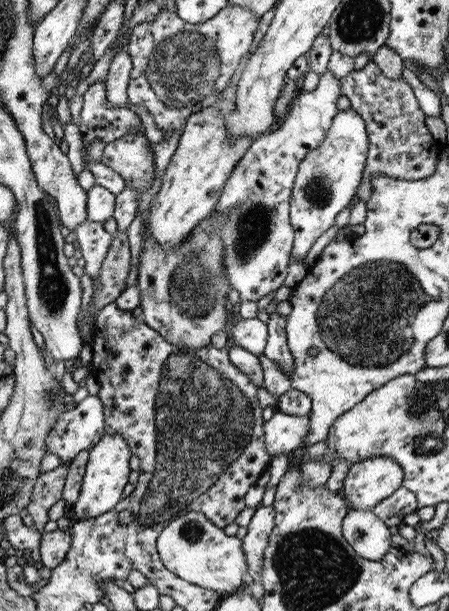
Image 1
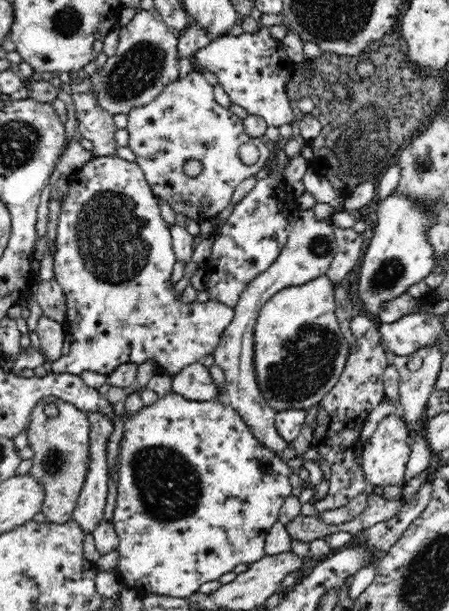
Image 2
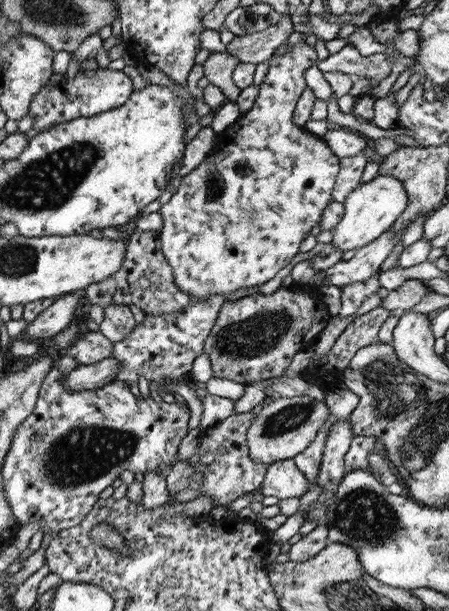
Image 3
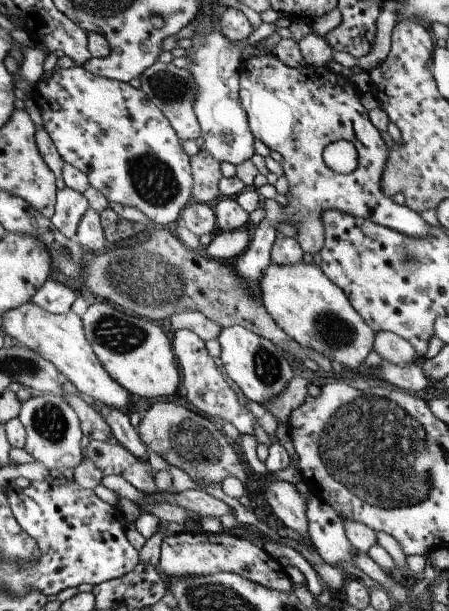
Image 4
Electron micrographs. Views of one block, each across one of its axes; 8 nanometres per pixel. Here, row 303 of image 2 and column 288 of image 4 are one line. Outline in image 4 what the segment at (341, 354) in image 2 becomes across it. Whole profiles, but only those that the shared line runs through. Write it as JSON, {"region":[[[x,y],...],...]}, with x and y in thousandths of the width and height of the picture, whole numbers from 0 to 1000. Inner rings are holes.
{"region":[[[599,424],[577,458],[572,488],[604,524],[648,556],[702,573],[735,591],[755,592],[764,601],[800,602],[829,573],[833,540],[800,520],[766,478],[719,448],[704,429],[617,435]]]}

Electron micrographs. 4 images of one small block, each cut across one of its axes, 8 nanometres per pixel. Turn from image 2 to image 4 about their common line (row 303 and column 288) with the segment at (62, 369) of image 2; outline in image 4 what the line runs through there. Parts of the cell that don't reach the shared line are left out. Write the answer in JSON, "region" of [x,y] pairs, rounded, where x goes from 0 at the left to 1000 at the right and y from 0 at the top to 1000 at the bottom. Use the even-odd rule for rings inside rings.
{"region":[[[601,85],[572,88],[572,92],[550,92],[546,98],[539,98],[532,116],[530,162],[537,177],[546,182],[555,213],[568,229],[590,236],[597,245],[612,245],[617,252],[626,254],[624,272],[639,296],[637,334],[633,337],[619,336],[608,326],[588,326],[588,355],[572,368],[557,372],[557,390],[548,408],[528,421],[508,427],[519,445],[546,462],[546,468],[568,484],[575,484],[577,458],[581,458],[586,442],[595,439],[595,427],[601,424],[604,399],[617,386],[612,370],[626,367],[626,363],[661,370],[661,383],[657,383],[655,391],[666,398],[666,406],[679,416],[693,416],[704,424],[708,422],[706,414],[722,398],[719,367],[715,367],[710,354],[724,344],[753,344],[777,354],[826,360],[835,367],[862,370],[862,373],[884,376],[884,380],[915,386],[924,393],[955,386],[951,365],[933,350],[898,334],[884,334],[849,314],[844,298],[849,298],[857,265],[862,265],[866,242],[853,232],[844,213],[822,200],[817,180],[800,169],[802,152],[773,126],[742,119],[726,108],[704,110],[677,105],[666,111],[644,111],[635,105],[626,105]],[[751,229],[777,229],[800,252],[800,265],[795,264],[791,278],[777,282],[777,285],[742,282],[719,265],[719,244],[728,236]]]}

